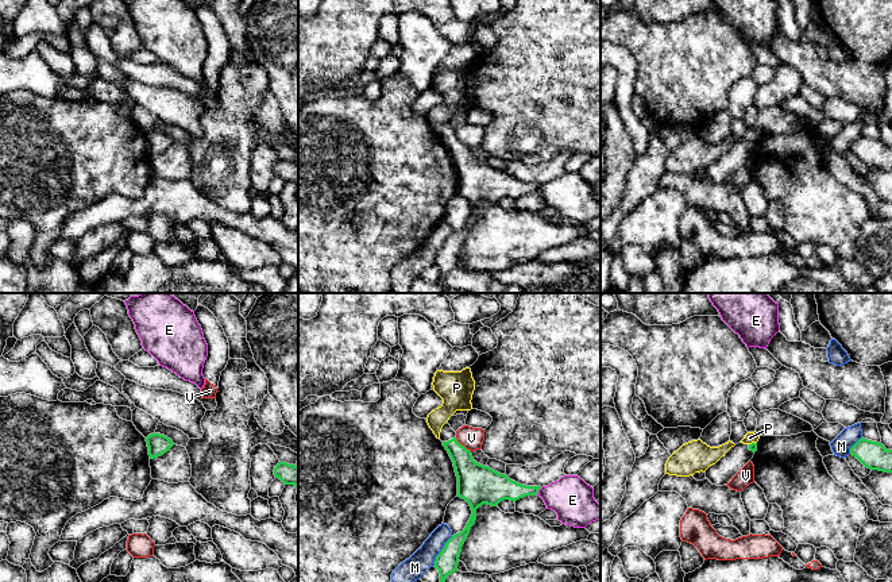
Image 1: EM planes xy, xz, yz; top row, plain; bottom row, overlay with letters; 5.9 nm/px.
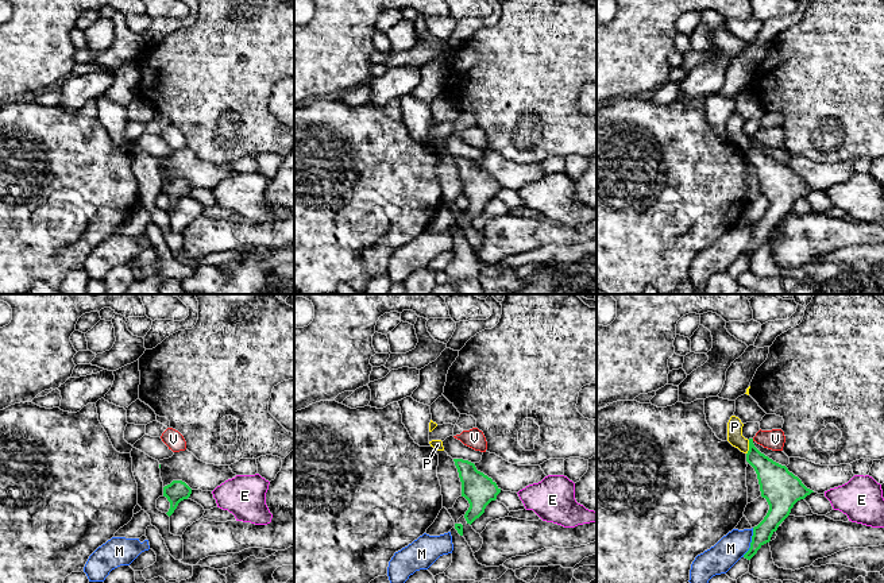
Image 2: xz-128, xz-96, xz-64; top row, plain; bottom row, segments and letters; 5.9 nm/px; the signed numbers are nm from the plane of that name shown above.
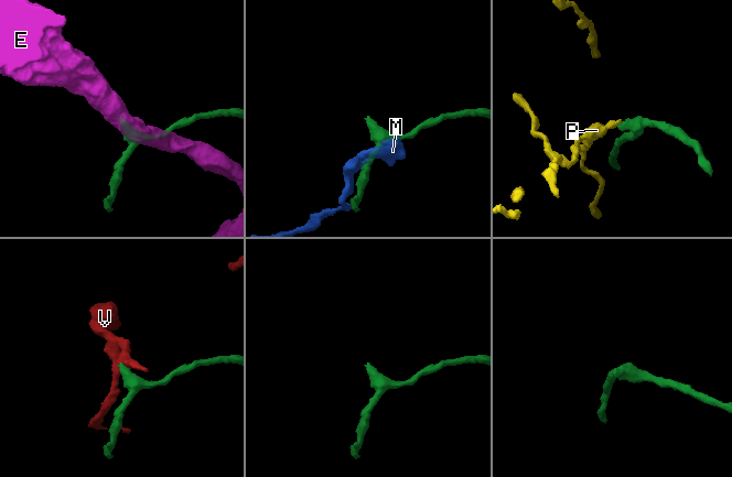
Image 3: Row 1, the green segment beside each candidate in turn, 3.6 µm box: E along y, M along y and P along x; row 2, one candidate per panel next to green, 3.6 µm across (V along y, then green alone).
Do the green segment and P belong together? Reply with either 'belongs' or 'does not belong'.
does not belong

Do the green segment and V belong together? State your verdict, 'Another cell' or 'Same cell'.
Another cell

